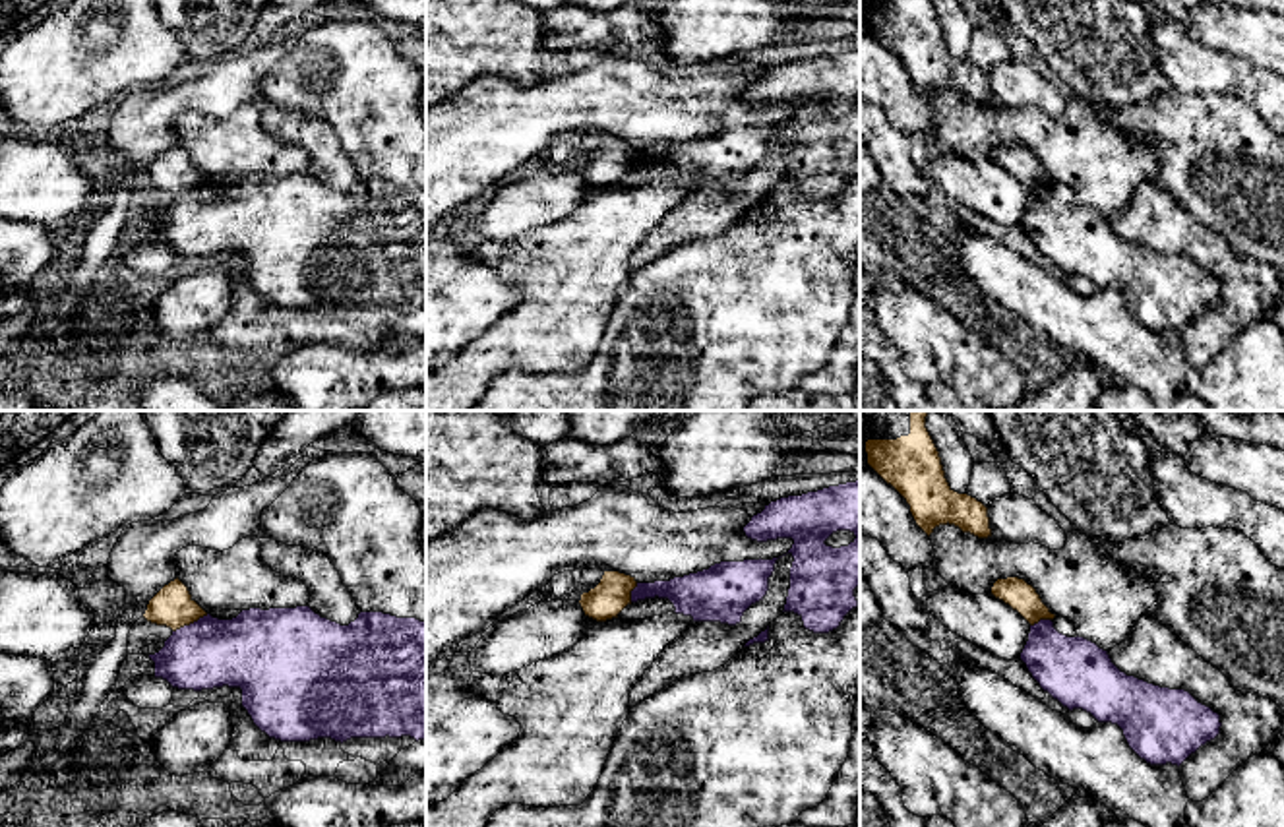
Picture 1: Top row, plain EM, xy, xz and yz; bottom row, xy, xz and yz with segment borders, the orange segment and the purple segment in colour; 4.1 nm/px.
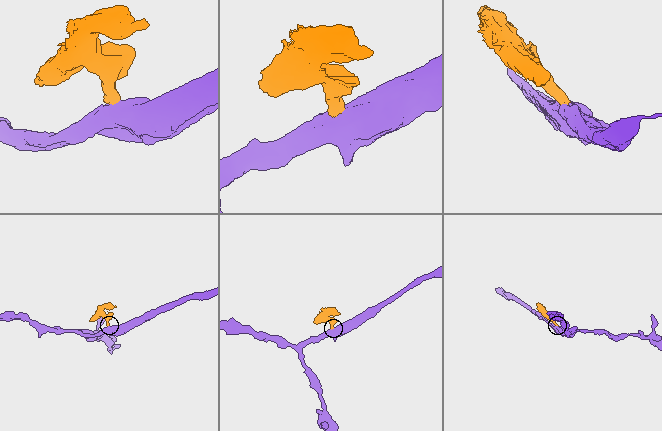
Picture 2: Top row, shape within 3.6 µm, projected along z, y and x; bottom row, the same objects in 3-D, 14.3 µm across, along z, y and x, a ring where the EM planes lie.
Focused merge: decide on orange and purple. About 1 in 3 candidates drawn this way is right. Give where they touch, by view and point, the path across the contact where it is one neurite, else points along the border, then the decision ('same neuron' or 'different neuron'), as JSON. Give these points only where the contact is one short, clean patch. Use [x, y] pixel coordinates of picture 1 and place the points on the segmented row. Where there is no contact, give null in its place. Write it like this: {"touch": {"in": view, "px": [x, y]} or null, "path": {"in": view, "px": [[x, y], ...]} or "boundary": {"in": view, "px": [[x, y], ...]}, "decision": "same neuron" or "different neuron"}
{"touch": {"in": "xy", "px": [190, 622]}, "boundary": {"in": "xy", "px": [[208, 614], [173, 632]]}, "decision": "different neuron"}

